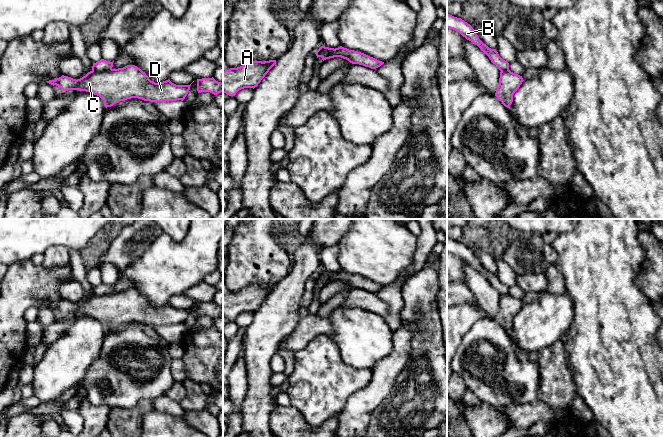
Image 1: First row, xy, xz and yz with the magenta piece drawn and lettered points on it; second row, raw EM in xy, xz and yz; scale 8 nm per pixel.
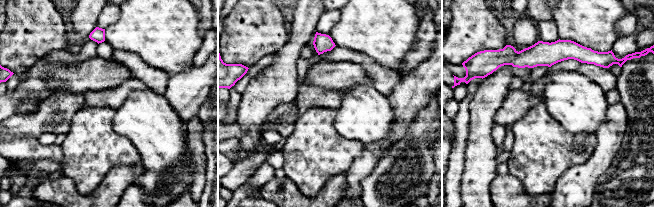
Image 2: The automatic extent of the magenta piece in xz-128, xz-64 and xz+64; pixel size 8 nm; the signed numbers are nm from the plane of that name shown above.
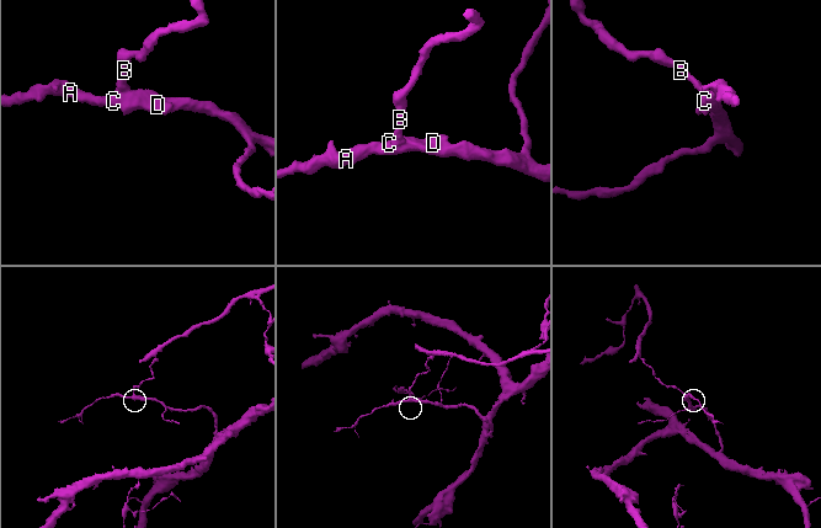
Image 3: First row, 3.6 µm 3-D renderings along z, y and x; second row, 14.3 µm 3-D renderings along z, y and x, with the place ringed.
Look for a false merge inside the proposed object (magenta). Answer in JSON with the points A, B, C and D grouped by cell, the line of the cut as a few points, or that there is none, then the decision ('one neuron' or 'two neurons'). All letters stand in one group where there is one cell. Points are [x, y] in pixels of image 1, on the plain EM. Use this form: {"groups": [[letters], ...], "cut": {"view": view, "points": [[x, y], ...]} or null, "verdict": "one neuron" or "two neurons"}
{"groups": [["A", "C", "D"], ["B"]], "cut": {"view": "xy", "points": [[111, 292], [92, 294]]}, "verdict": "two neurons"}

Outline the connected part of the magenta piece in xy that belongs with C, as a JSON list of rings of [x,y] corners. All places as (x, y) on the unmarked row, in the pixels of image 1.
[[[127,289],[106,295],[90,295],[80,303],[62,299],[47,307],[56,309],[63,315],[80,314],[91,316],[111,331],[119,325],[138,322],[150,326],[184,324],[190,309],[176,309],[169,303],[155,307],[140,292]]]

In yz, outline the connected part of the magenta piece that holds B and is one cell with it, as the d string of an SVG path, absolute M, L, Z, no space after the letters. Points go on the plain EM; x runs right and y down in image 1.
M447 237L447 252L459 256L467 264L477 269L500 295L509 294L509 287L499 280L496 273L489 272L481 265L470 248Z

